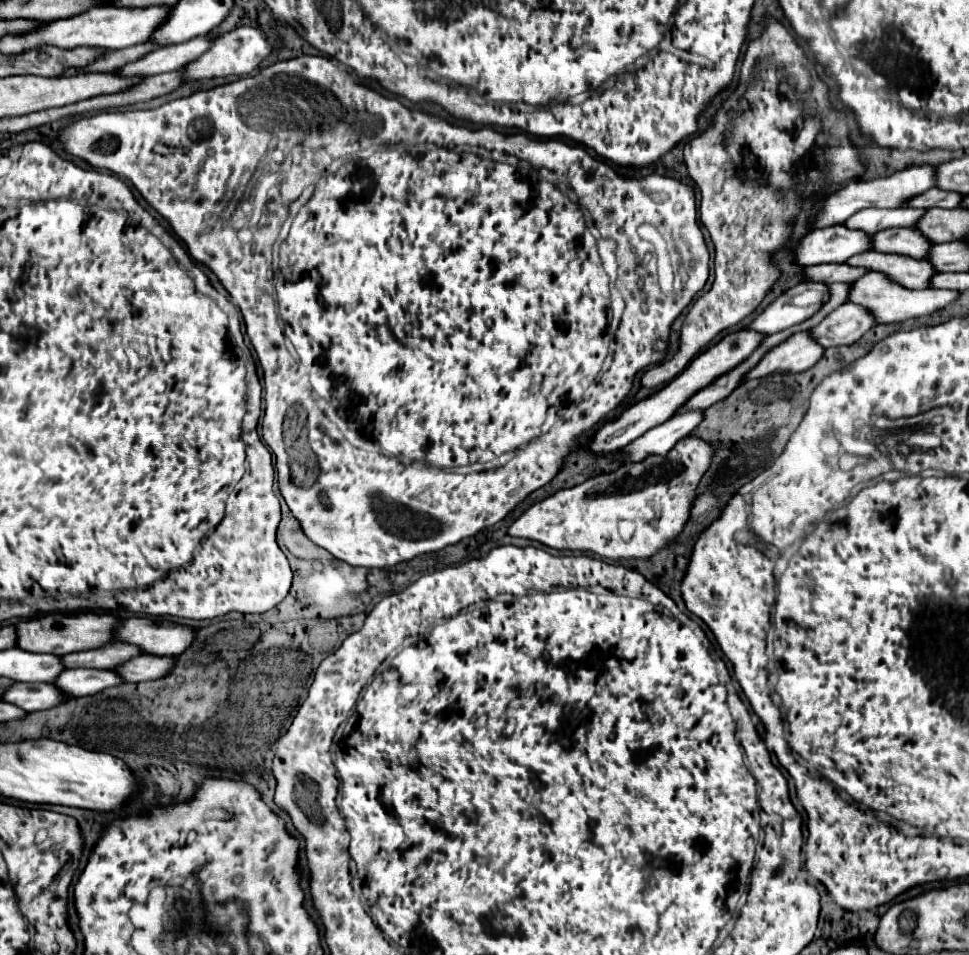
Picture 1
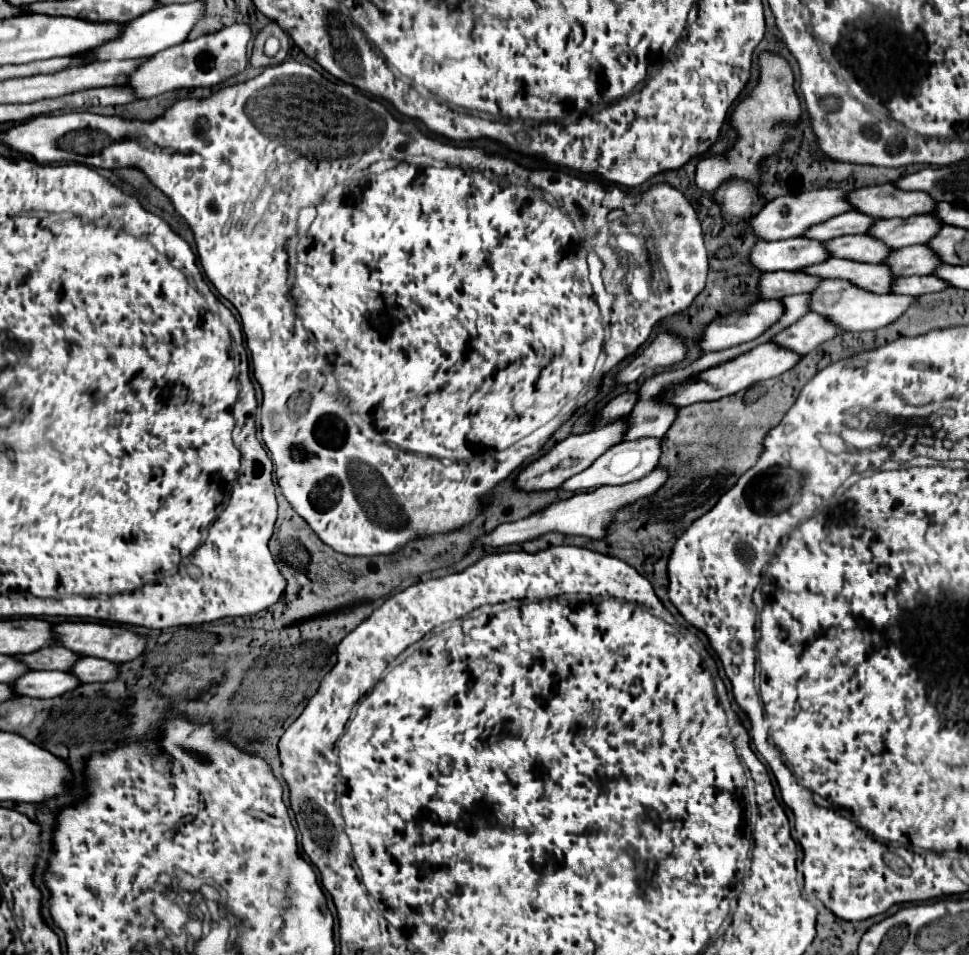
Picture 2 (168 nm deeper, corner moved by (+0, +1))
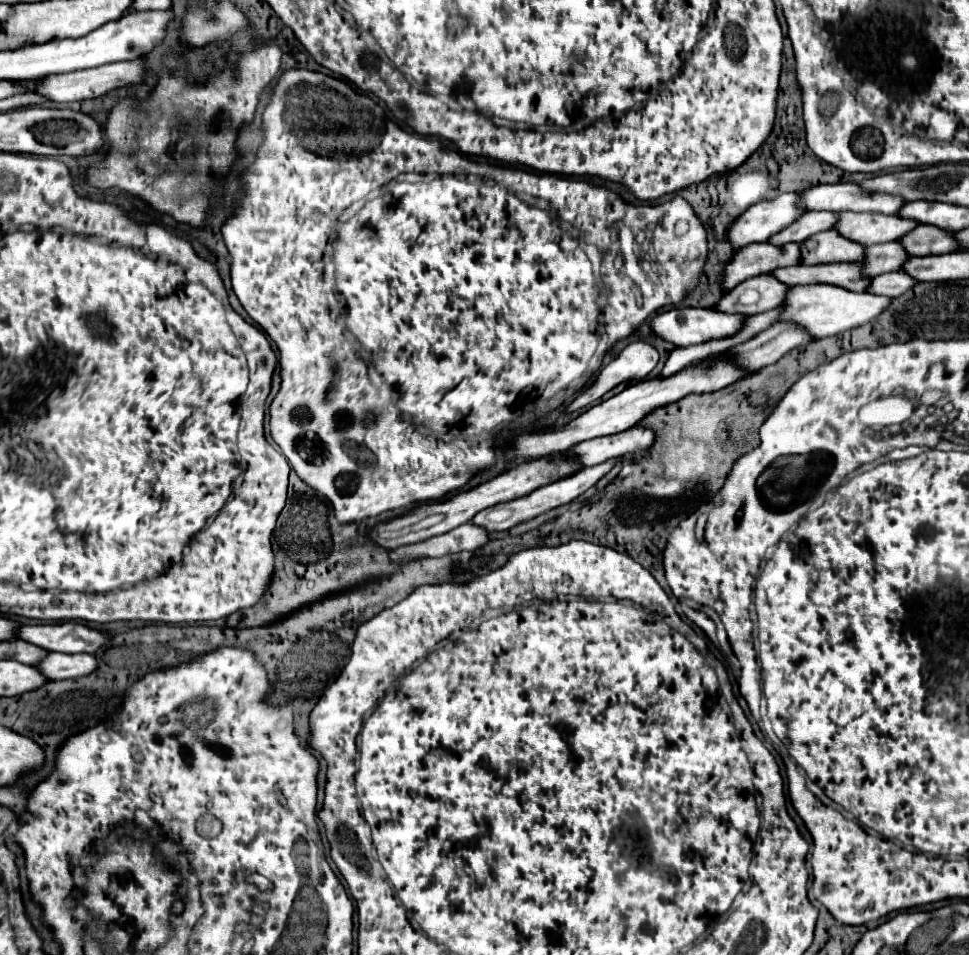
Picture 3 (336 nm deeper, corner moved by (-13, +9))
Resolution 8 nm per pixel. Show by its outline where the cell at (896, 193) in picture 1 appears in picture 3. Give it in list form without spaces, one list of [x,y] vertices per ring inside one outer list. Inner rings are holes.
[[[786,192],[774,200],[764,200],[750,206],[746,214],[734,222],[730,238],[738,242],[738,250],[752,242],[768,242],[774,234],[782,232],[786,226],[806,214],[806,208],[800,204],[800,200],[800,192]]]

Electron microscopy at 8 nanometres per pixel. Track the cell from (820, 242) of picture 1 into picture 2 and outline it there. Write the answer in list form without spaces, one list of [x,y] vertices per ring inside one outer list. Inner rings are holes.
[[[789,238],[779,242],[757,242],[749,254],[749,262],[759,272],[793,272],[805,266],[825,262],[829,252],[817,240]]]

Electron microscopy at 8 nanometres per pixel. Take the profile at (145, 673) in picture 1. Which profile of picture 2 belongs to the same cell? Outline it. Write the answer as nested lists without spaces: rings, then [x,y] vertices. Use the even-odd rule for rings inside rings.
[[[79,658],[75,666],[69,668],[69,674],[73,674],[79,682],[109,682],[117,678],[119,670],[117,664],[101,658]]]

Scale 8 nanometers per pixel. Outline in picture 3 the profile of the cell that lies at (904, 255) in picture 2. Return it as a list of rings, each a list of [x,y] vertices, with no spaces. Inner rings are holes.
[[[886,242],[886,244],[874,244],[866,246],[866,258],[864,262],[870,266],[872,274],[884,274],[902,270],[902,266],[910,260],[910,254],[904,250],[900,242]]]

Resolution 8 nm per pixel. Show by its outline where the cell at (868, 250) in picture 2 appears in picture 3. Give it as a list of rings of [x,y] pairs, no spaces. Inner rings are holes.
[[[826,230],[810,236],[802,246],[802,262],[860,262],[864,246],[848,240],[836,230]]]

